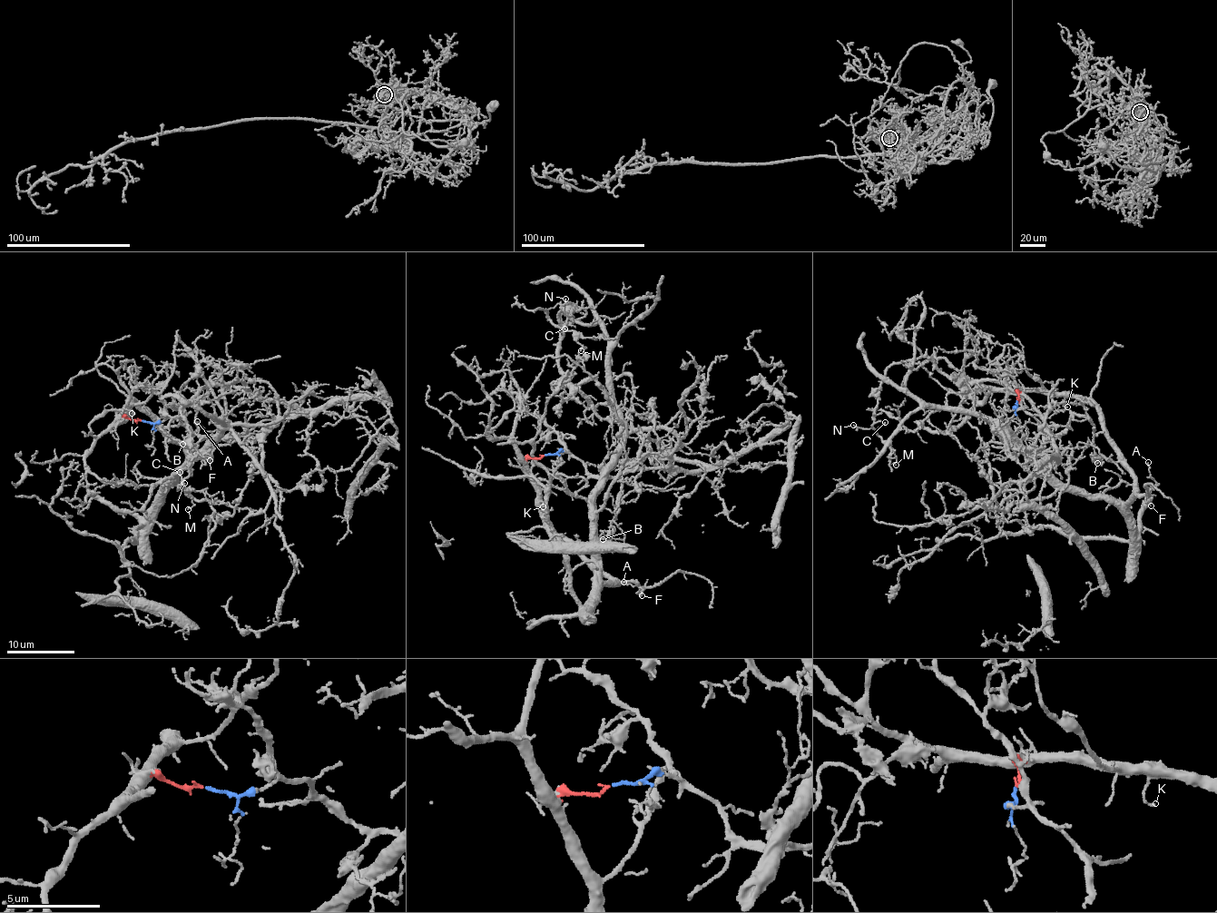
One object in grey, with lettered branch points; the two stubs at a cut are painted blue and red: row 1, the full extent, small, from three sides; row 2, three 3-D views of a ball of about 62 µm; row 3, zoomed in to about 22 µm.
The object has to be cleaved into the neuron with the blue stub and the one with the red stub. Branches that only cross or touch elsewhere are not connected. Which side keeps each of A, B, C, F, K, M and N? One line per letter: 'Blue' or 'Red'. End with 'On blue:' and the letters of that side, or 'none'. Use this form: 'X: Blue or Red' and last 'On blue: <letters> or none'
A: Red
B: Blue
C: Blue
F: Red
K: Red
M: Blue
N: Blue
On blue: B, C, M, N

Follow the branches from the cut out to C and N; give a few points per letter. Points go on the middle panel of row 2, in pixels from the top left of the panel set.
C: (544, 456), (603, 477), (703, 467), (659, 458), (603, 419), (558, 365), (559, 315), (578, 311), (564, 328)
N: (544, 456), (603, 477), (703, 467), (659, 458), (566, 377), (559, 315), (577, 310), (568, 317), (565, 298)

